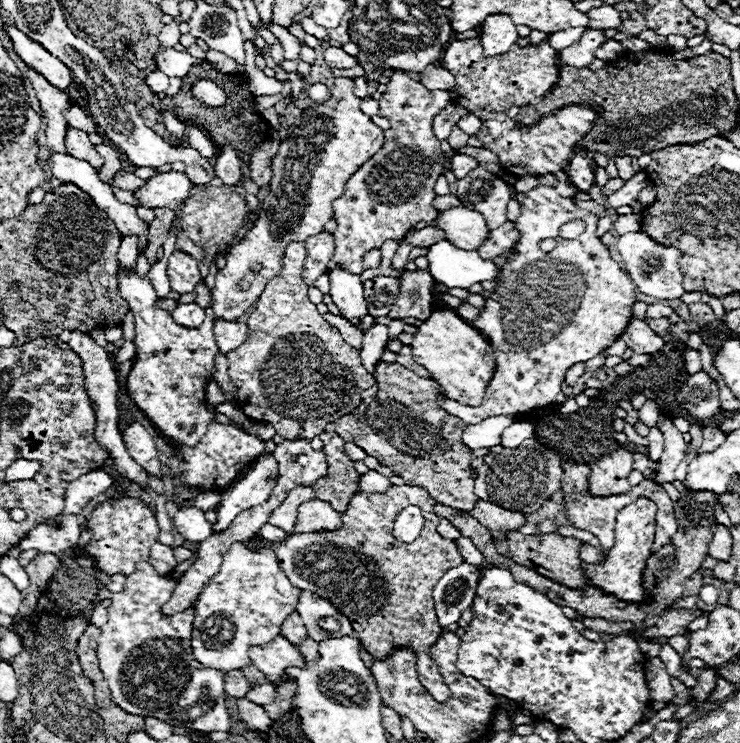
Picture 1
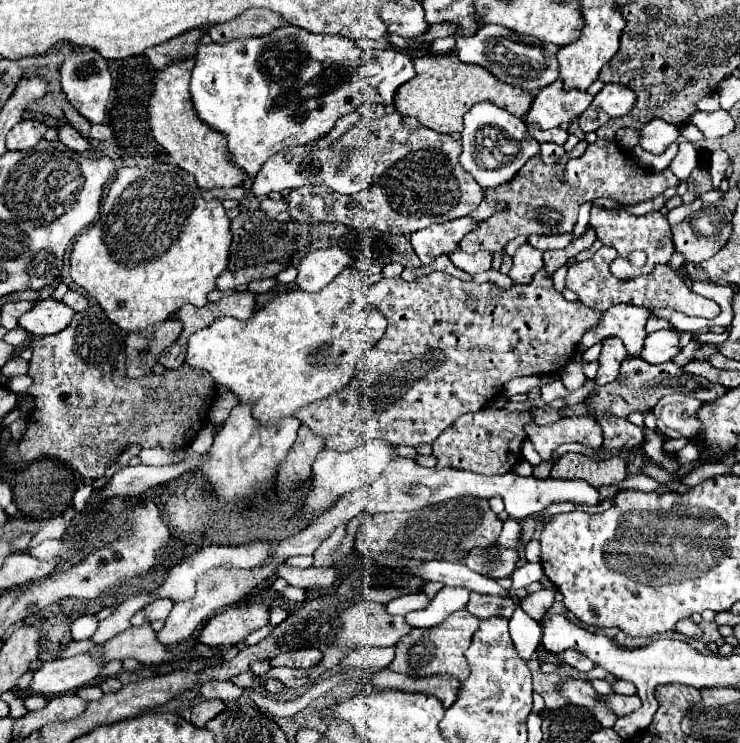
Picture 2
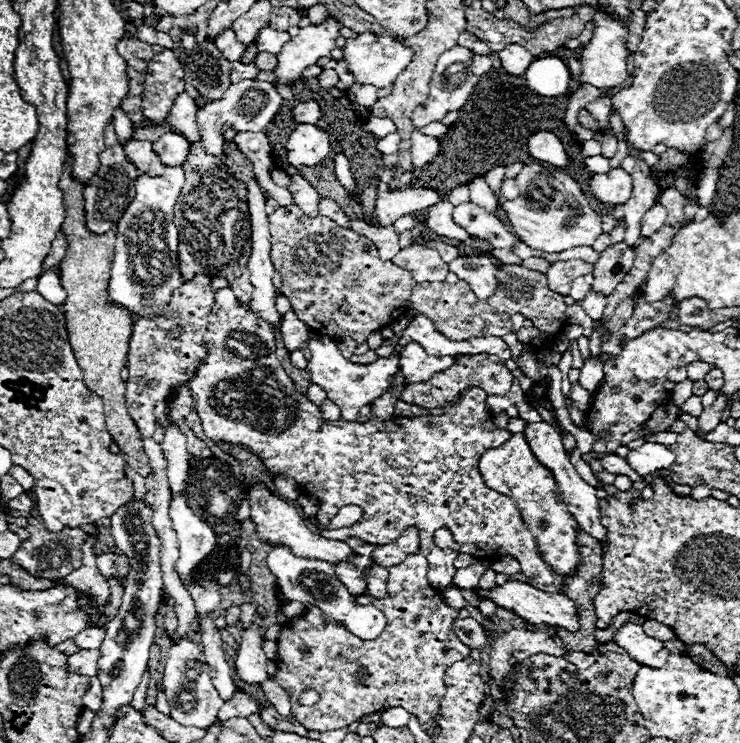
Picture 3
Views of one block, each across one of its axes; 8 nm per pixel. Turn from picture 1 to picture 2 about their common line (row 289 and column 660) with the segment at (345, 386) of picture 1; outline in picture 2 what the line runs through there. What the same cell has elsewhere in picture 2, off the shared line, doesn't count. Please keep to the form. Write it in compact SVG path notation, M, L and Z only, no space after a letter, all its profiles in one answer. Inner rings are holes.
M602 246L590 260L574 262L568 268L566 286L572 292L576 292L584 304L588 304L596 310L608 310L614 304L626 302L626 304L636 304L636 306L646 306L646 308L672 308L672 310L680 310L688 316L702 316L702 318L716 318L720 314L720 306L716 306L716 302L694 294L688 288L686 280L682 280L680 274L674 272L670 266L656 266L646 276L638 276L628 282L620 282L618 278L612 278L610 270L608 270L612 258L614 258L612 248Z

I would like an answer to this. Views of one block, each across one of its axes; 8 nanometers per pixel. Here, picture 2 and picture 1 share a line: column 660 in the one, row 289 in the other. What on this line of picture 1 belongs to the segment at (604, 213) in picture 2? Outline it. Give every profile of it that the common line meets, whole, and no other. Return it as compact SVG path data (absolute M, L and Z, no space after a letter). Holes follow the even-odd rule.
M334 78L334 88L330 90L330 98L320 108L310 108L308 112L302 110L294 116L292 126L288 128L286 138L282 138L280 150L272 158L272 178L270 178L270 192L262 202L264 212L256 220L256 226L244 236L240 244L236 244L230 254L226 256L226 266L218 270L216 284L212 290L212 308L216 318L224 320L238 320L244 312L252 310L258 302L260 294L264 292L266 284L278 276L282 270L282 258L286 246L290 242L306 242L310 236L316 236L324 230L324 224L334 218L332 202L342 196L344 184L348 182L350 174L362 166L362 162L370 160L384 144L384 130L380 130L370 116L366 116L358 106L362 98L354 96L352 80L350 78Z

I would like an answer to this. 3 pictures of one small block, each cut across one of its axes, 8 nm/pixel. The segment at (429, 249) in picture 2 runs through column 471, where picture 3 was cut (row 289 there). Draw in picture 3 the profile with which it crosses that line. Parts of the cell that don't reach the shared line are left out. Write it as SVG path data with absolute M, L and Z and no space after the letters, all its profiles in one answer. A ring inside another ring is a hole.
M220 288L220 290L216 290L216 306L214 306L214 310L212 310L208 322L210 322L208 332L206 332L208 356L206 356L206 360L200 364L200 368L198 368L198 372L194 374L192 382L188 382L188 388L192 390L192 396L194 396L194 402L196 402L196 404L194 404L194 410L196 410L198 416L200 416L204 434L206 434L212 442L224 442L224 444L230 444L230 446L238 446L238 444L240 444L240 446L246 446L252 454L256 454L256 456L264 462L264 466L266 466L272 474L290 476L290 478L294 478L294 480L298 482L298 486L300 486L302 492L314 494L314 496L318 498L318 502L322 502L322 512L318 512L318 522L320 522L320 526L324 526L324 530L320 530L322 536L326 536L326 538L330 538L330 540L344 540L344 542L346 542L348 538L360 538L360 540L364 540L364 542L368 542L368 544L380 544L380 546L384 546L384 544L390 544L390 542L398 540L398 538L402 536L402 532L404 532L408 526L416 526L416 528L420 530L422 556L426 556L426 560L428 560L428 582L430 582L436 590L442 590L442 588L446 588L446 586L452 584L452 578L454 578L454 560L456 560L458 554L470 554L470 556L474 556L474 558L486 558L486 560L492 560L492 562L494 562L494 560L500 560L502 556L512 556L512 558L516 558L516 560L520 562L522 574L526 574L530 580L534 580L534 582L538 582L538 584L552 584L552 582L554 582L554 572L552 572L550 566L542 560L542 556L540 556L540 552L538 552L538 546L536 546L536 542L534 542L534 536L530 534L528 526L524 524L522 514L520 514L518 506L514 504L514 500L508 498L506 494L500 494L500 492L488 488L488 486L484 484L484 480L482 480L482 474L480 474L480 468L478 468L480 456L482 456L488 448L496 448L496 446L500 446L502 442L510 440L510 436L512 436L508 430L498 428L498 426L492 422L492 412L486 408L486 398L488 398L488 394L486 394L482 388L472 386L472 388L468 388L468 390L462 390L462 394L460 394L458 400L452 404L452 408L450 408L446 414L442 414L442 416L414 416L414 418L396 416L396 418L390 418L390 420L384 420L384 422L380 422L380 420L376 420L376 418L372 416L368 422L342 422L342 420L338 420L338 422L328 422L328 420L322 418L320 408L318 408L316 404L312 404L304 394L300 394L300 392L294 388L294 382L290 380L290 376L284 372L284 368L282 368L282 364L280 364L280 360L278 360L278 356L276 356L276 342L274 342L274 330L272 330L272 326L270 326L268 322L260 320L260 318L258 318L252 310L248 310L246 306L238 304L238 300L236 300L236 296L234 296L234 292L232 292L230 288ZM350 504L360 506L360 508L364 510L363 519L350 528L330 530L330 528L328 528L330 520L338 514L338 510L340 510L342 506L350 506ZM444 524L450 528L454 540L460 544L460 550L458 550L458 552L454 552L454 550L450 550L450 548L442 550L442 548L438 548L438 546L434 544L434 530L438 530L438 528L444 526Z

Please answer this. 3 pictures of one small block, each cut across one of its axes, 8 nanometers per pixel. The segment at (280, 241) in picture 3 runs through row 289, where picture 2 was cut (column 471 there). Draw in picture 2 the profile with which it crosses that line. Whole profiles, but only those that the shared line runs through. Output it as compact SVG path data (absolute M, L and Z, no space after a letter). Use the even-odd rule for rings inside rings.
M546 268L534 274L532 284L512 284L510 288L500 288L496 282L464 282L444 272L432 272L414 282L382 278L370 286L368 302L388 320L384 338L366 354L350 386L296 412L302 424L326 438L326 448L352 450L354 444L368 438L382 438L398 446L432 444L456 418L482 410L512 378L562 370L576 354L582 336L604 316L582 302L568 302L556 292Z

